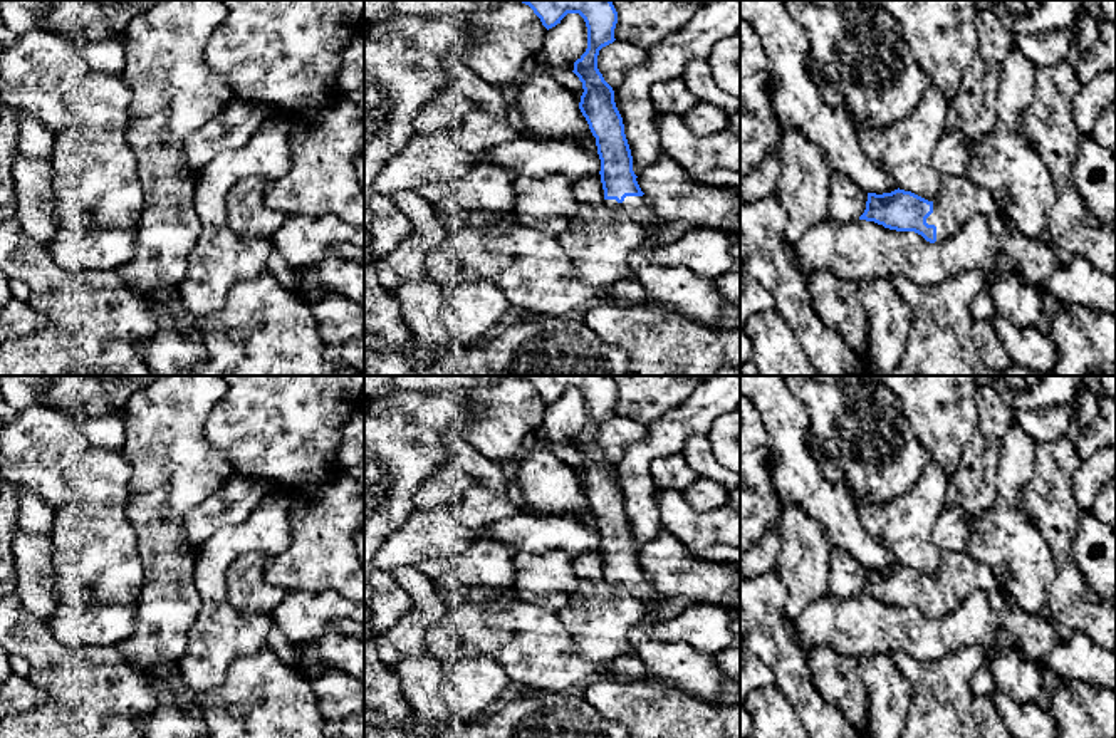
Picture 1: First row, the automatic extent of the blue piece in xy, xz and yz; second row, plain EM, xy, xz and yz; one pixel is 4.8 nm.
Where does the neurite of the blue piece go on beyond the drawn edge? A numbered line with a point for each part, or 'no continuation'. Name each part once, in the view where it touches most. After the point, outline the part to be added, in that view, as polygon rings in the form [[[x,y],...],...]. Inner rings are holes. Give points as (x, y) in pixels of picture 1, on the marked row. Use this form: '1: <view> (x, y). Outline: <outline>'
1: yz (959, 200). Outline: [[[943,176],[940,195],[933,201],[928,225],[936,226],[936,242],[953,236],[965,221],[983,216],[995,235],[1009,235],[1012,223],[1000,211],[987,188],[970,181],[967,176]]]

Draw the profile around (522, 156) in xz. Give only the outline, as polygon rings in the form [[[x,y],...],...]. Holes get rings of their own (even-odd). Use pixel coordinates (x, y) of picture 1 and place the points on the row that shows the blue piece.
[[[524,136],[493,146],[473,161],[480,159],[503,166],[514,176],[532,179],[564,176],[576,183],[601,171],[597,151],[587,151],[572,141],[537,141]]]

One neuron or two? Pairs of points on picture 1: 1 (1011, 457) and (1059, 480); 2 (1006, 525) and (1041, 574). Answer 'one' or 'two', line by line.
1: two
2: one

